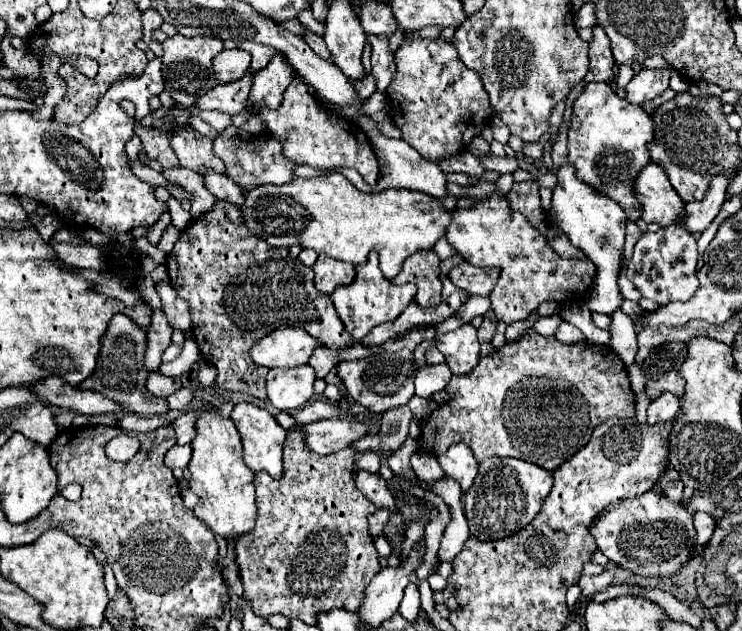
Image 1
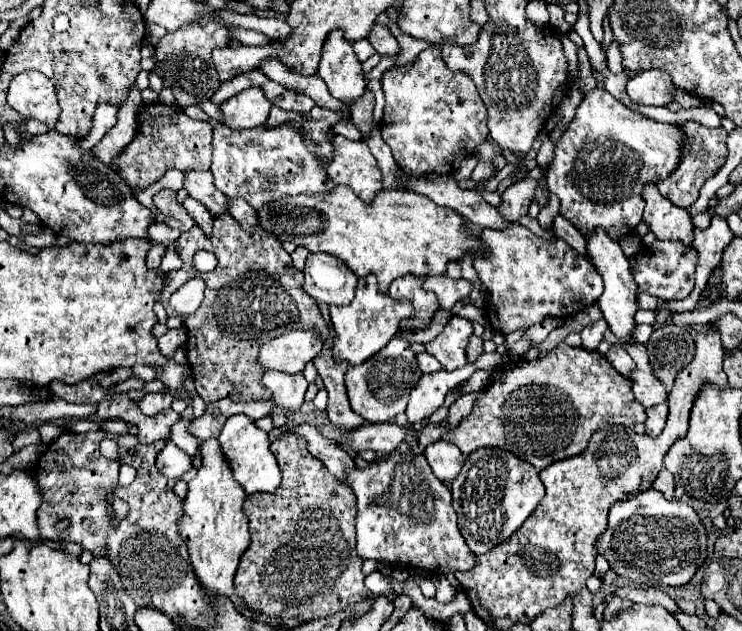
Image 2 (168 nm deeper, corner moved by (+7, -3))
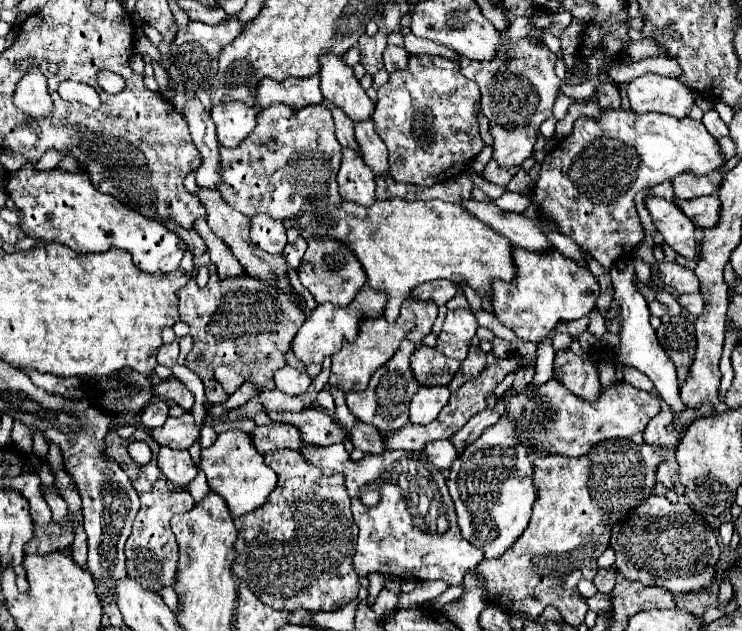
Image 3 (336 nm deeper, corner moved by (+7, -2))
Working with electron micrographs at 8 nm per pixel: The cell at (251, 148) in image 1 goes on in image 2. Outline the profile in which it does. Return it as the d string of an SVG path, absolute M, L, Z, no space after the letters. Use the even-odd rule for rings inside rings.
M313 107L307 115L305 121L299 123L283 123L279 127L273 129L265 129L265 127L253 127L253 129L229 129L229 125L219 123L213 129L213 163L211 163L211 173L215 177L215 187L219 191L223 191L227 197L241 197L245 199L253 209L259 209L261 205L279 199L283 195L299 195L299 193L321 193L321 191L329 191L331 183L329 177L325 173L325 163L315 159L317 155L323 155L325 159L331 159L333 153L333 133L329 133L337 121L343 119L341 111L331 113L331 109L323 109L323 107ZM301 127L305 131L309 131L309 141L295 129Z

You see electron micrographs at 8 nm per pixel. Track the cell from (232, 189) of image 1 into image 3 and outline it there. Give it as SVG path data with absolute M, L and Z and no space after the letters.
M265 214L253 216L251 240L253 240L253 244L257 244L265 252L281 254L285 244L287 244L285 226L279 220L273 220L273 218L265 216Z

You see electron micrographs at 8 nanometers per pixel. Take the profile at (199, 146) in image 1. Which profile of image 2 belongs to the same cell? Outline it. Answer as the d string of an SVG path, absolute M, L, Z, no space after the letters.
M185 169L183 171L185 181L183 181L183 189L187 189L187 193L201 201L213 217L217 217L219 213L227 211L227 199L225 195L215 187L213 183L213 175L211 171L197 171L197 169Z

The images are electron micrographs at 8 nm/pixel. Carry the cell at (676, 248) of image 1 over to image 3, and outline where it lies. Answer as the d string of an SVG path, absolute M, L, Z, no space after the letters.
M665 260L665 262L655 262L653 272L661 282L669 284L677 294L699 292L699 280L691 268Z

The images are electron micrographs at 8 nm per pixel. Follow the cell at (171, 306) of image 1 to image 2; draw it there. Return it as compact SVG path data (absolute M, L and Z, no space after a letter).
M185 327L171 329L171 331L167 331L167 333L159 339L159 349L161 349L161 353L163 353L167 359L171 359L171 357L173 357L173 351L175 351L179 345L183 345L185 341L187 341Z

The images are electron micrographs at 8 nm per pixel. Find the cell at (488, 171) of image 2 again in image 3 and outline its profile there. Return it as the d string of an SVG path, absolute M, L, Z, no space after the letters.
M491 160L491 162L485 166L485 170L483 170L483 178L485 178L487 182L507 186L507 184L509 184L509 180L511 180L511 178L513 178L517 172L519 172L519 166L501 168L501 166L497 166L497 164Z

